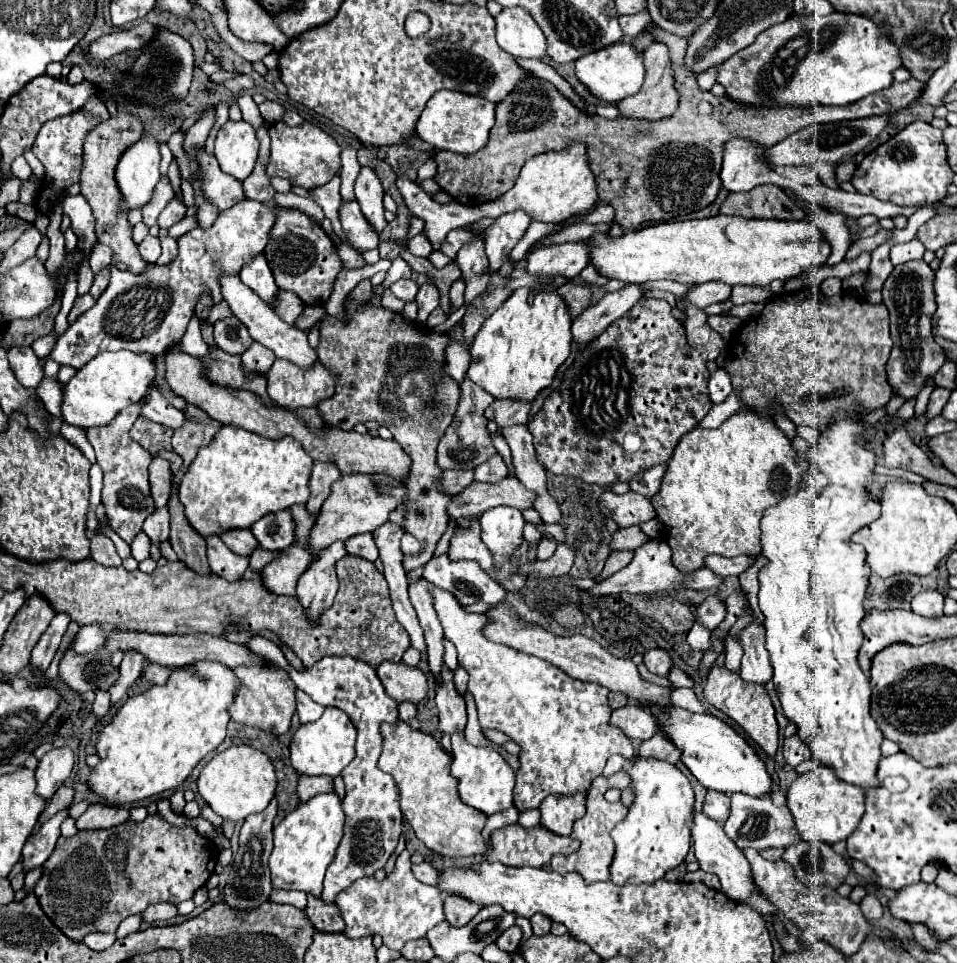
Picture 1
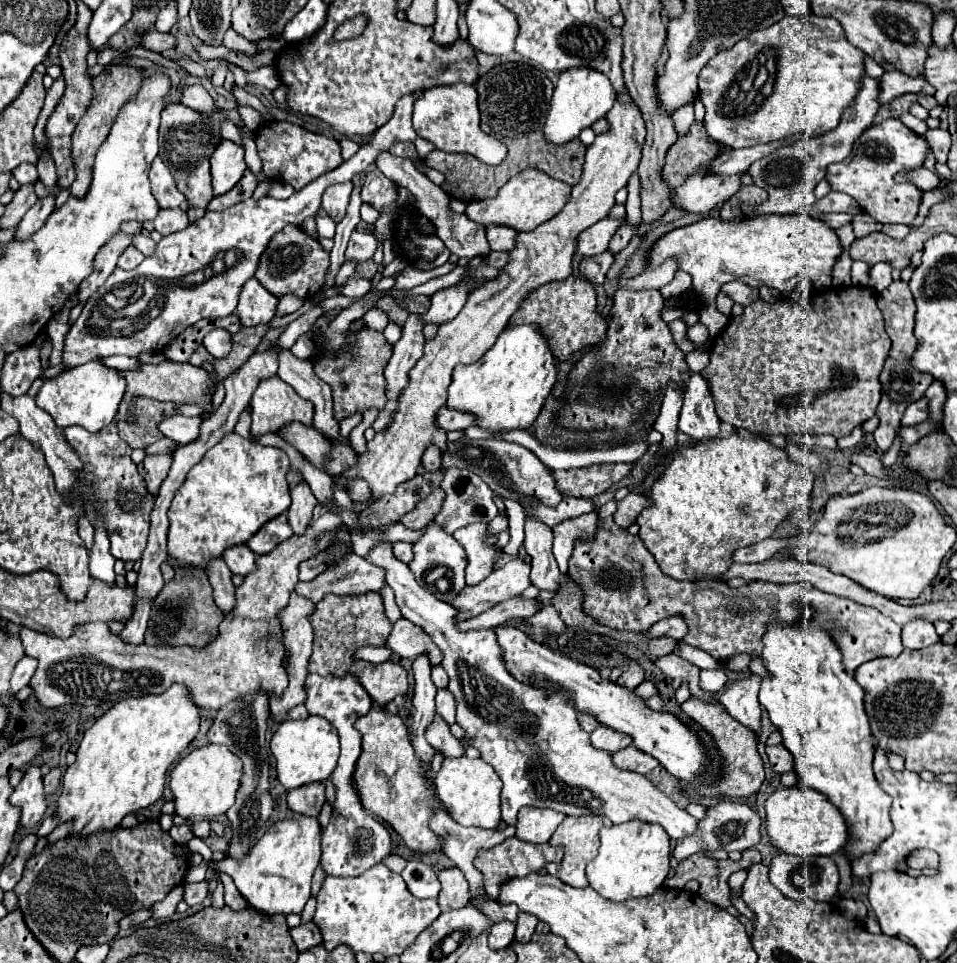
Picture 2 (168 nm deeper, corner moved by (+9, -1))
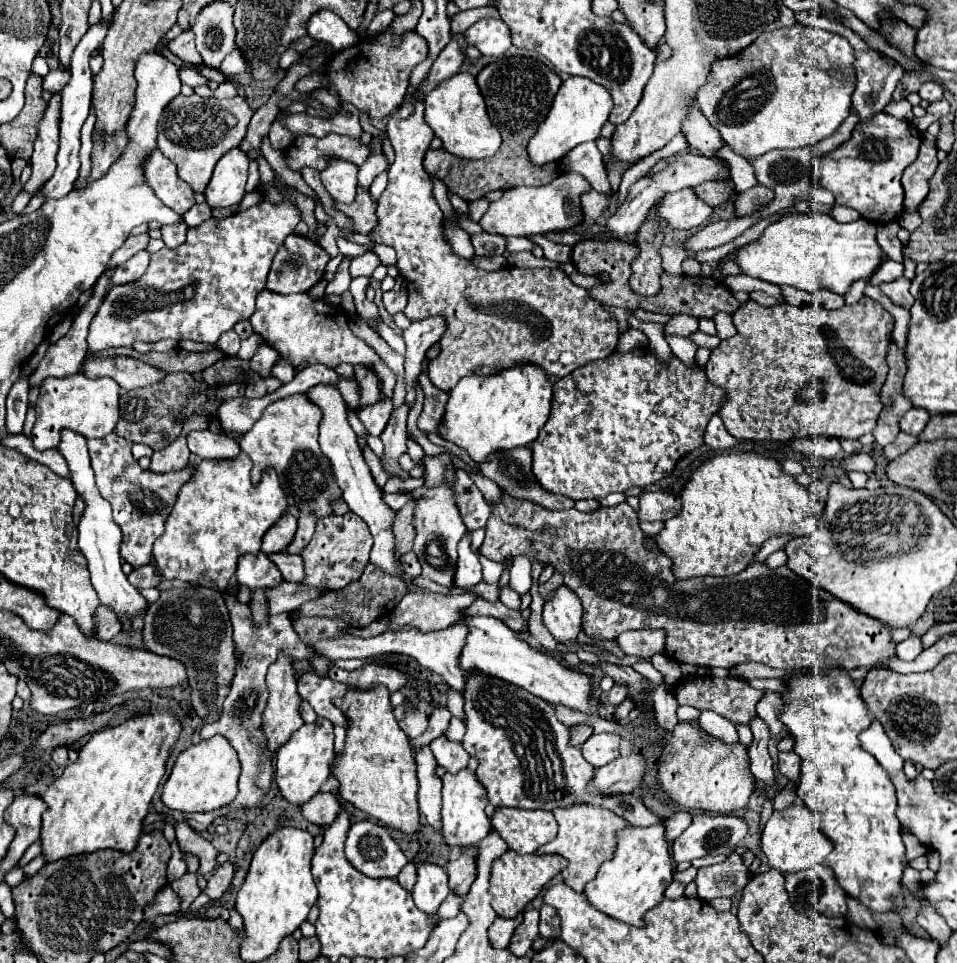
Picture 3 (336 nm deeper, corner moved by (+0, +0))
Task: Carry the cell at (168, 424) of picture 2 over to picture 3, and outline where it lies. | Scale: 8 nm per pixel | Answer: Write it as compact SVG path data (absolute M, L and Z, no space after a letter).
M195 430L187 436L191 454L199 460L233 460L239 456L239 444L223 434L213 434L209 430Z

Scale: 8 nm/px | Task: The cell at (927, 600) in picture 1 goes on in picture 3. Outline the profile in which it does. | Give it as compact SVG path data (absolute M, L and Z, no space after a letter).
M909 636L907 640L903 640L901 644L897 644L895 652L897 652L897 658L901 660L915 660L919 654L921 654L923 646L921 646L921 640L919 638L913 638Z

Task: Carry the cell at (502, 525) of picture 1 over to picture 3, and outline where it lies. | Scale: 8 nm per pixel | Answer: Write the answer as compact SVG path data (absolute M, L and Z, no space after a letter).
M467 534L467 538L463 538L463 542L459 544L459 558L457 558L457 570L455 570L455 586L459 588L467 588L467 586L475 586L477 582L481 582L481 564L479 558L471 552L471 538Z

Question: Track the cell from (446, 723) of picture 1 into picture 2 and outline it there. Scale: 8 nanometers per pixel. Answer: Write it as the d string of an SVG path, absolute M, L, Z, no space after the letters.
M438 713L434 715L432 723L426 729L426 741L434 749L440 749L446 757L464 755L464 745L450 733L450 725Z

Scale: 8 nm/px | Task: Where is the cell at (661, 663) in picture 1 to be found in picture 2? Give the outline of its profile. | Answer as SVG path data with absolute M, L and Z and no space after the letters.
M630 661L628 669L618 677L618 683L630 689L636 689L644 679L646 679L646 671L642 669L642 665L638 661Z

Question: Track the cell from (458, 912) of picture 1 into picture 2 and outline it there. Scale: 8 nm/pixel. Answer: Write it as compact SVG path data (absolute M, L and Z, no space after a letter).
M446 869L438 873L438 879L442 881L442 891L438 895L438 905L442 911L452 911L452 909L462 909L470 903L470 887L462 871Z

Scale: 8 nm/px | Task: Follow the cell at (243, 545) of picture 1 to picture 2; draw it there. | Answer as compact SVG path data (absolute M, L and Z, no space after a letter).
M246 545L228 547L222 553L222 557L224 557L226 565L230 567L230 571L238 573L238 575L248 575L254 569L254 561L256 561L256 555Z

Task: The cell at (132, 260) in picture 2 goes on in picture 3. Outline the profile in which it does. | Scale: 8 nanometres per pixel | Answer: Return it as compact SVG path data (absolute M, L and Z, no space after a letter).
M141 250L139 254L135 254L133 258L129 258L129 260L125 262L125 266L119 266L119 270L113 272L107 292L109 292L111 288L115 288L115 286L131 284L131 282L139 280L139 278L147 272L147 266L149 266L149 252Z

